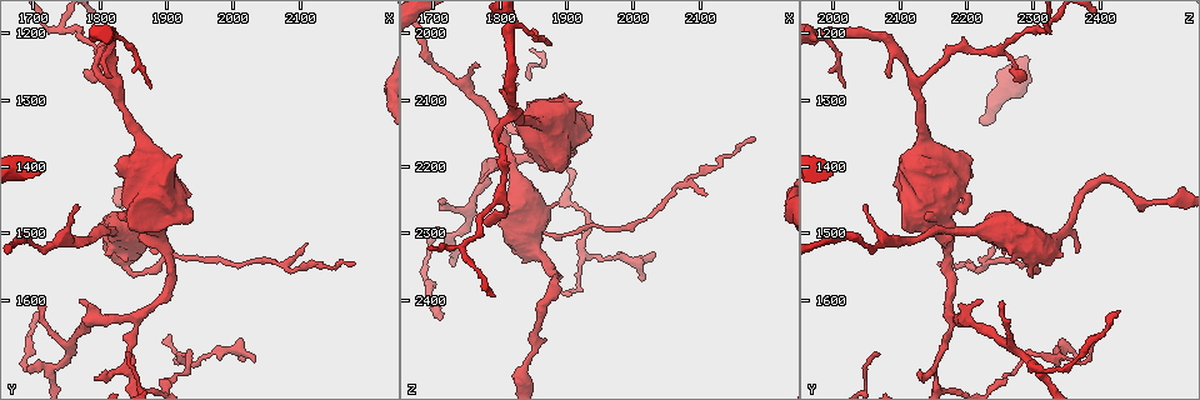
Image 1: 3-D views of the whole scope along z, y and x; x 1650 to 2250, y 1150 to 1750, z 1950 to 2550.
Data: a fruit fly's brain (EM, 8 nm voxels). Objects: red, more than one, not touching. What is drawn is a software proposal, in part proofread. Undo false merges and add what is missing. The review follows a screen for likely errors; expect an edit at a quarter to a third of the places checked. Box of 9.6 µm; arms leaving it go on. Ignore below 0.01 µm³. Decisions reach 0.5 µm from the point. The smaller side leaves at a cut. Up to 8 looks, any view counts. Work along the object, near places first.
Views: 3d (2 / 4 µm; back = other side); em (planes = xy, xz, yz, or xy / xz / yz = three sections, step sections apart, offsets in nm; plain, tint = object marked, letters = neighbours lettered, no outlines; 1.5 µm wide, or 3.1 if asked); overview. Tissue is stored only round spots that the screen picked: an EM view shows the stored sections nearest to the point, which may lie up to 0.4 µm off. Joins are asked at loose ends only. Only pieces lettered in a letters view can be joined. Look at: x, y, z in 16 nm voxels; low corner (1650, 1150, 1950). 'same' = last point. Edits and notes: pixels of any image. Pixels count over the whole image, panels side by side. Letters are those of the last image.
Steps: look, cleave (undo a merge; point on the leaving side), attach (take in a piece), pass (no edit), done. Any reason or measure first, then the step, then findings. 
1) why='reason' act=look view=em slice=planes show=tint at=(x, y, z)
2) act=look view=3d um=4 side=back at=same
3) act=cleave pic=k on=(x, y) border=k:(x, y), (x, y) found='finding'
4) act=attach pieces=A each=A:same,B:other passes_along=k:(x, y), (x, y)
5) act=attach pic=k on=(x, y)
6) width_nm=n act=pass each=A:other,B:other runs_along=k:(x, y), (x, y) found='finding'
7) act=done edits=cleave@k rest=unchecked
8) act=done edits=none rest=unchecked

why='arms part here' act=look view=em slice=xy step=8 show=tint at=(1835, 1705, 2155)

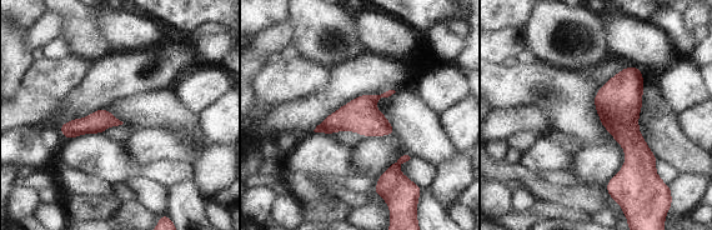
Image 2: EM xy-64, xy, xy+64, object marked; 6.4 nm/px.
why='another direction' act=look view=em slice=planes show=tint at=same

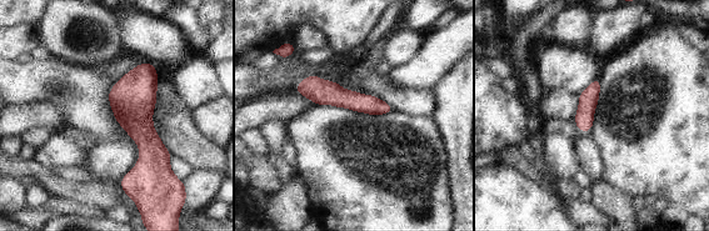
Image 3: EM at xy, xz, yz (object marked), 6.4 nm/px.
why='see the neighbours' act=look view=em slice=planes show=letters at=same

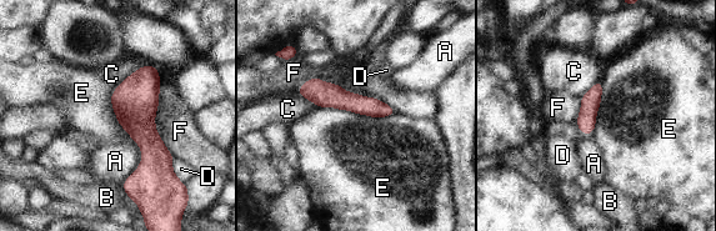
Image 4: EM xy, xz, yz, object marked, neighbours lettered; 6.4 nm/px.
longest_contact=E:500nm act=pass each=A:other,B:other,C:other,D:other,E:other,F:other runs_along=4:(151, 69), (149, 169), (130, 189) found='continuous, no second neuron'

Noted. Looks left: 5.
why='a narrow waist' act=look view=3d um=4 at=(2100, 1550, 2210)

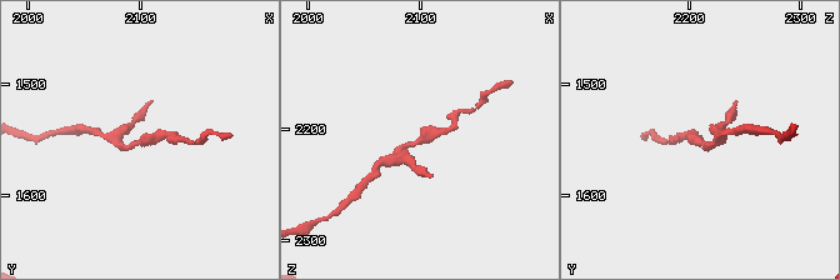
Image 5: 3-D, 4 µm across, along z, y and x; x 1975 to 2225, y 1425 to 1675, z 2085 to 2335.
act=look view=em slice=planes show=tint at=(2098, 1556, 2214)

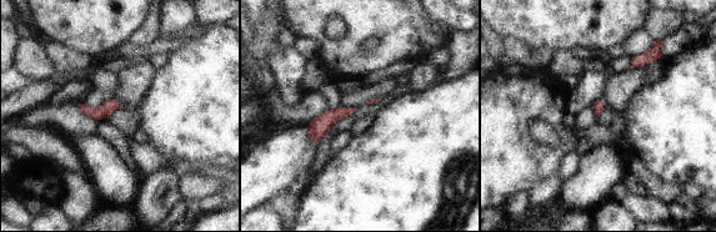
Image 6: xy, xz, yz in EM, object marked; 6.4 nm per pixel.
act=look view=em slice=planes show=letters at=same

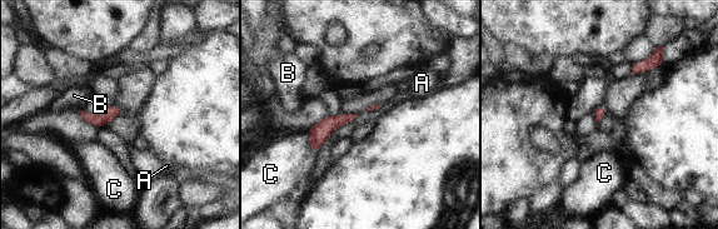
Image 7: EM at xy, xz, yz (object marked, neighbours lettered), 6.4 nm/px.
act=pass each=A:other,B:other,C:other border=7:(307, 130), (309, 147), (315, 153) found='all the same neuron'

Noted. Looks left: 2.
why='three-way junction' act=look view=em slice=planes show=letters at=(1740, 1195, 2315)

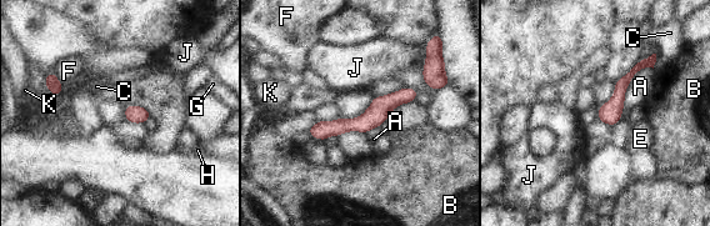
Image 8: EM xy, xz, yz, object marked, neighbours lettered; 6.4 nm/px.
act=pass each=A:other,B:other,C:other,E:other,F:other,G:other,H:other,J:other,K:other border=8:(379, 126), (371, 127), (365, 132) found='one neuron here'

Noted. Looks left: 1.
act=done edits=none rest=unchecked

